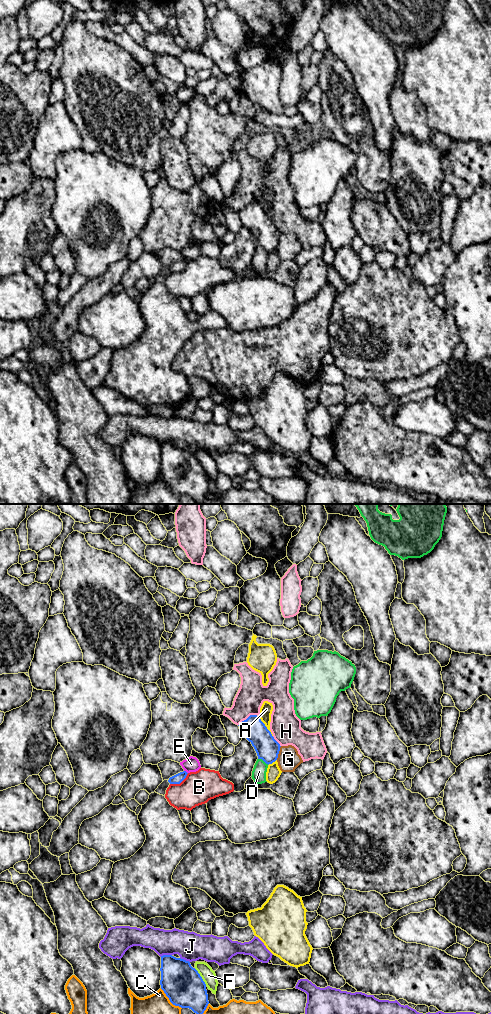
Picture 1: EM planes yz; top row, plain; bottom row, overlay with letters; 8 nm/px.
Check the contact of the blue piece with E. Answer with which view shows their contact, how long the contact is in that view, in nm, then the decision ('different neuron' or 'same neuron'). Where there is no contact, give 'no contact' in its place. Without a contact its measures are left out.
contact in yz; length 40 nm; different neuron

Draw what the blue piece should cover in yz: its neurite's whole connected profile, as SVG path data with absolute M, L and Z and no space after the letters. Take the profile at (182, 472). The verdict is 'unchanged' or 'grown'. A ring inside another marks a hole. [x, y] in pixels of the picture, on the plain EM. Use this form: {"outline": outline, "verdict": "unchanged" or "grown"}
{"outline": "M163 443L160 459L161 477L170 490L181 496L189 496L201 504L209 492L206 472L190 450Z", "verdict": "unchanged"}

